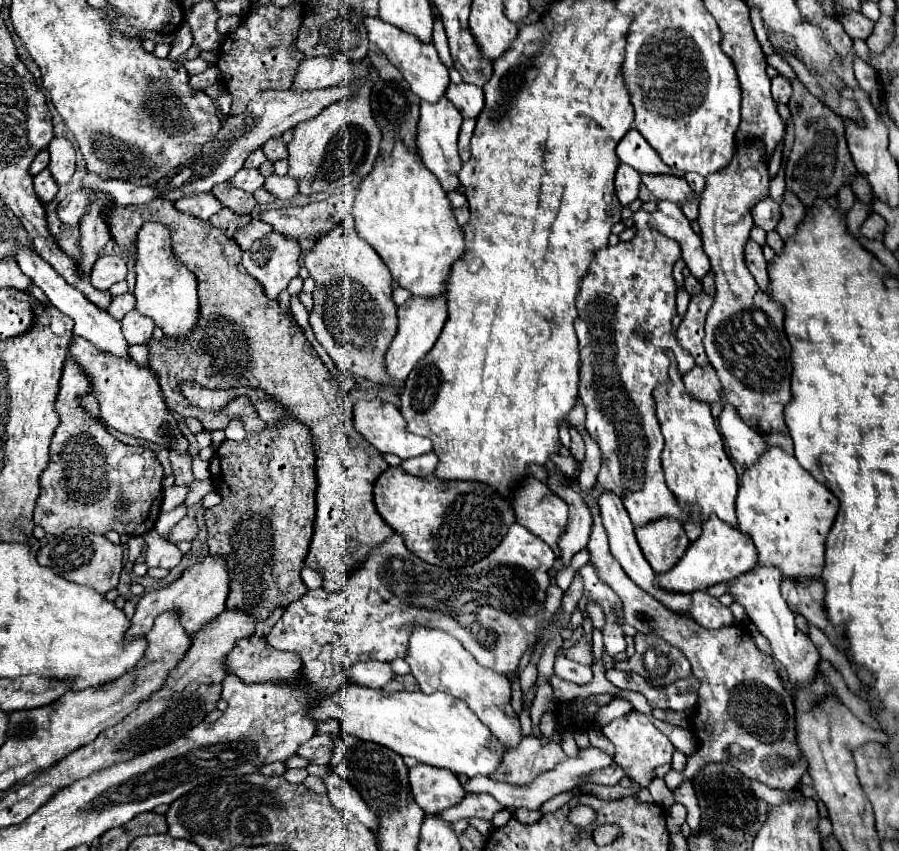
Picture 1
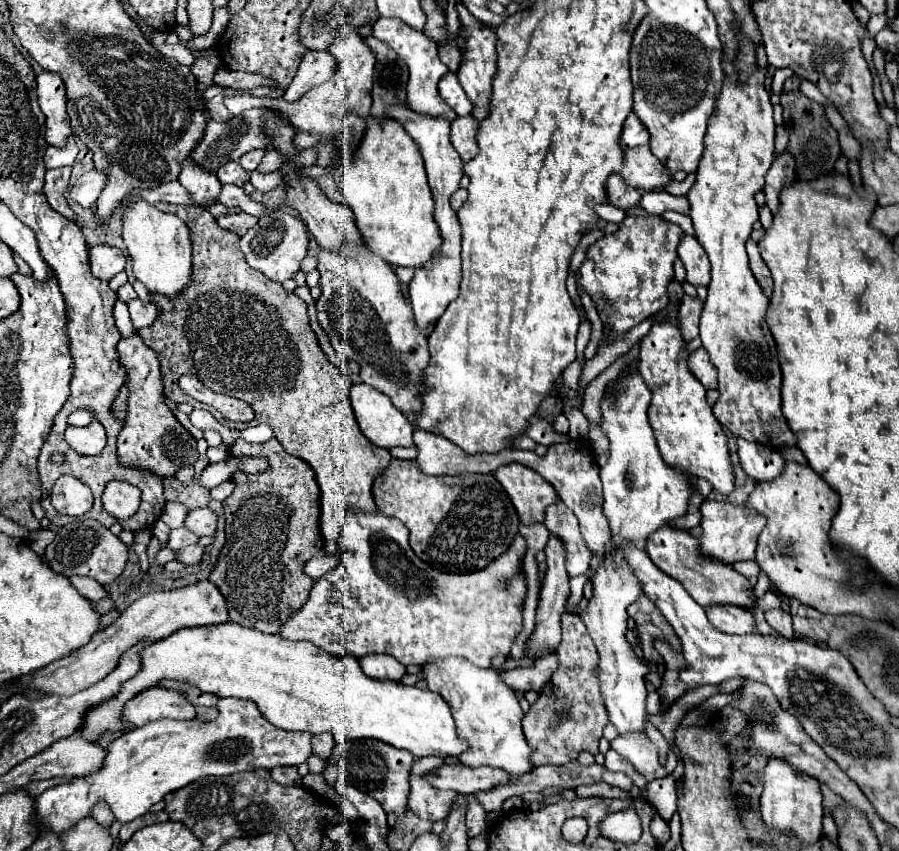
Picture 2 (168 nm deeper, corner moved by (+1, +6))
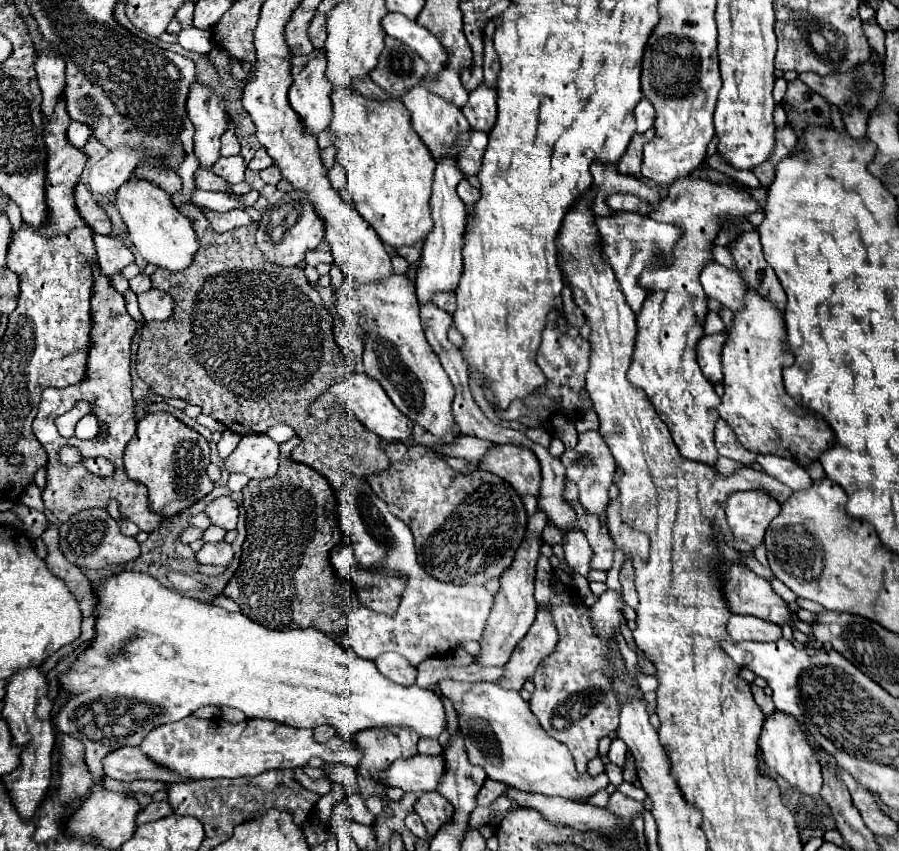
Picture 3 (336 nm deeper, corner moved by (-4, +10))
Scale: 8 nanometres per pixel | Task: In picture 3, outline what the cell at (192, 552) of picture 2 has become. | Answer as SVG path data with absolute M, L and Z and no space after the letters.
M219 541L219 543L205 543L199 553L197 553L197 559L201 563L207 563L207 565L221 565L221 567L227 567L233 559L233 549L229 543L225 541Z

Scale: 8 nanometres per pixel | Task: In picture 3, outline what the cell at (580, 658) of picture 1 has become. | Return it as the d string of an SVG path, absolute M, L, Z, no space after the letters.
M541 555L537 561L535 599L539 605L551 607L559 631L559 643L555 651L541 661L533 677L535 691L531 695L529 709L553 739L569 747L579 773L585 773L587 761L597 757L599 739L615 731L619 725L619 703L611 691L611 673L626 673L628 670L619 651L613 653L613 659L616 659L615 671L607 667L609 649L603 647L589 623L588 606L581 597L577 597L575 589L557 595L553 591L553 581L551 563Z

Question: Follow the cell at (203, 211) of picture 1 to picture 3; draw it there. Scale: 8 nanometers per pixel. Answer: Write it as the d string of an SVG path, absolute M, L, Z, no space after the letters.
M193 83L191 91L189 91L189 99L187 99L187 113L189 113L191 123L195 125L193 155L199 159L201 169L211 169L215 165L215 161L221 157L221 153L219 153L219 149L221 149L219 137L227 127L227 113L225 113L223 99L215 91L211 91L209 87L205 87L201 83Z

